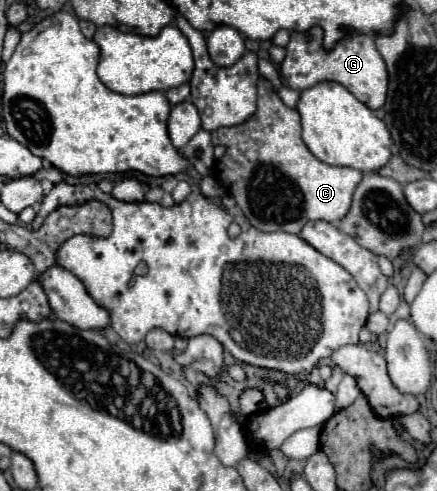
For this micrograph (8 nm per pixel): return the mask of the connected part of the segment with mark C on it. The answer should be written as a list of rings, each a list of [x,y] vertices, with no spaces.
[[[260,76],[258,80],[258,110],[242,124],[238,126],[228,126],[228,128],[218,128],[212,132],[212,144],[214,146],[224,146],[226,152],[220,158],[220,162],[214,168],[216,178],[220,184],[234,196],[236,204],[242,208],[244,216],[250,220],[250,224],[262,232],[292,232],[298,234],[306,222],[312,220],[326,220],[330,224],[340,222],[346,212],[350,210],[352,194],[354,188],[358,186],[362,172],[354,168],[344,168],[344,166],[330,166],[320,162],[302,142],[300,136],[300,114],[294,108],[288,108],[270,80]]]

